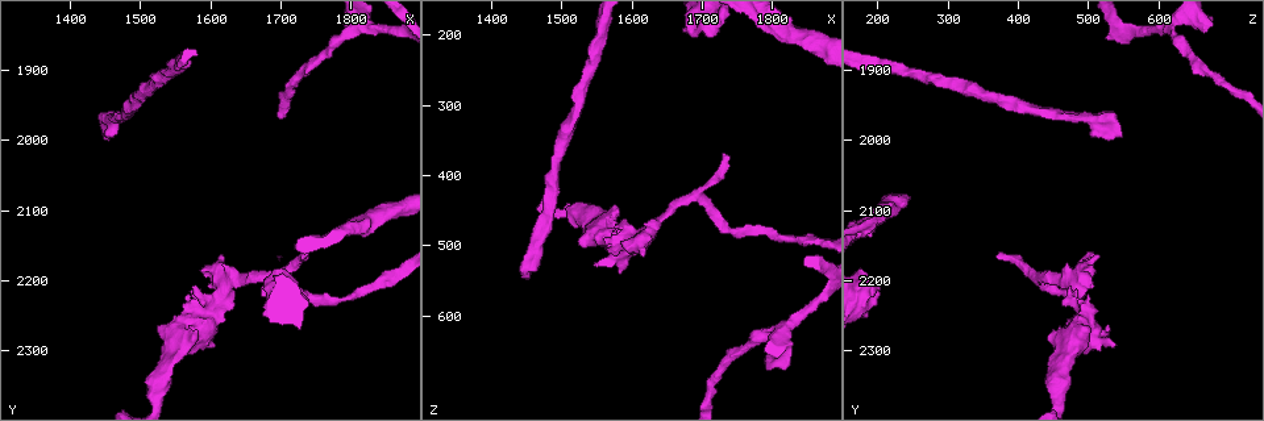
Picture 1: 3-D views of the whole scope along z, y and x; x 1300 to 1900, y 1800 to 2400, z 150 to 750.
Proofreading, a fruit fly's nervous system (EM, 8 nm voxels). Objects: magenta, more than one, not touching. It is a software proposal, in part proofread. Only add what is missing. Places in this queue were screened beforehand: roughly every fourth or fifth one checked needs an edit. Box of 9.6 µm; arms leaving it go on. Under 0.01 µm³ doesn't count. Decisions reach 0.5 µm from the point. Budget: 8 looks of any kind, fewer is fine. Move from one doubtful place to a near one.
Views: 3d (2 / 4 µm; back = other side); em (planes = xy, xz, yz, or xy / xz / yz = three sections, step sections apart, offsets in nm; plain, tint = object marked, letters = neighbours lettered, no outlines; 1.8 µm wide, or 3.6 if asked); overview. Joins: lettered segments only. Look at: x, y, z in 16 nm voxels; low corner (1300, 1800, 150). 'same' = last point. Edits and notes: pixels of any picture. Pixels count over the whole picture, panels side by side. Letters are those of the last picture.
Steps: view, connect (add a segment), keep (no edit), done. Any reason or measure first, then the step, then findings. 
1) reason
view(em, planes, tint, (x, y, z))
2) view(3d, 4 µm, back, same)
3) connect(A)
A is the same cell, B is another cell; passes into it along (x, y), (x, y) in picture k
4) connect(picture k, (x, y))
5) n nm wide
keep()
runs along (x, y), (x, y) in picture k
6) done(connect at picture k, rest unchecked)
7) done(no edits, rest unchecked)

an open end
view(em, planes, letters, (1790, 1840, 675))

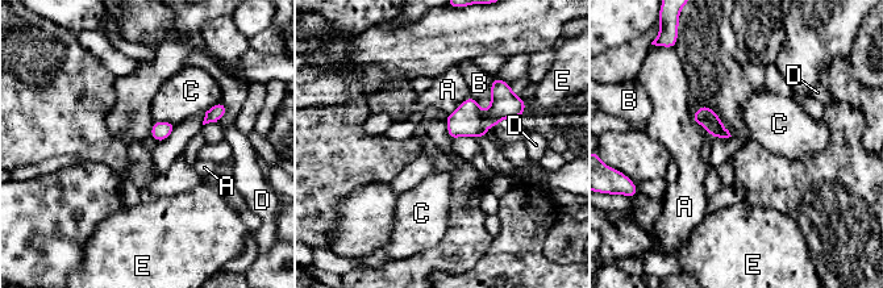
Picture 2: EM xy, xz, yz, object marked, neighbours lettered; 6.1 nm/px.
keep()
A, B, C, D and E are other cells; border along (153, 121), (171, 121), (176, 125) in picture 2; no lettered segment goes on from it

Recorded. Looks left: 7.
view(3d, 2 µm, (1610, 2185, 500))

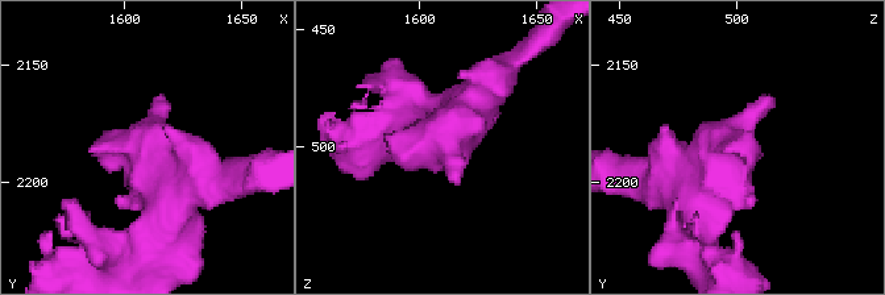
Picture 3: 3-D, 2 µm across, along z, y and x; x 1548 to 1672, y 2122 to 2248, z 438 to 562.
arms of 240, 280 nm; shape alone is not enough
view(em, planes, letters, (1610, 2182, 497))

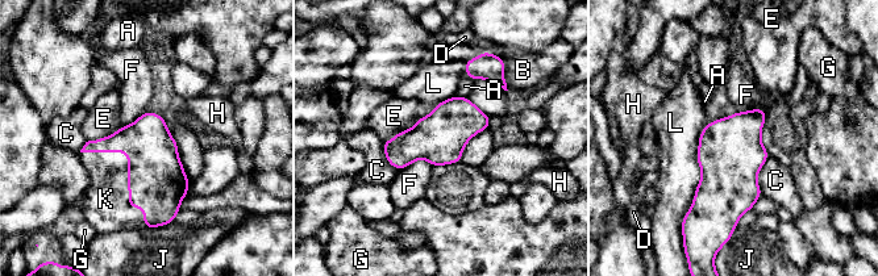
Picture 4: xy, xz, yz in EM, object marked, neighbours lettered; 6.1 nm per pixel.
connect(K)
K is the same cell, A, B, C, D, E, F, G, H, J and L are other cells; the neuron continues

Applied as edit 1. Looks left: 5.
free end
view(em, xz, step 8, tint, (1450, 1990, 550))

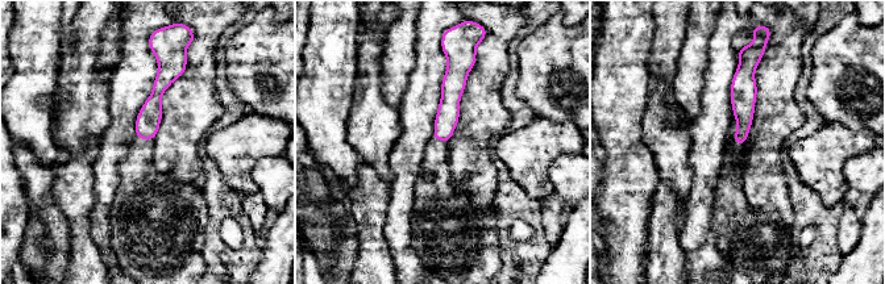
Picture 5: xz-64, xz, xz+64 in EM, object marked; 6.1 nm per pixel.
view(em, planes, letters, same)

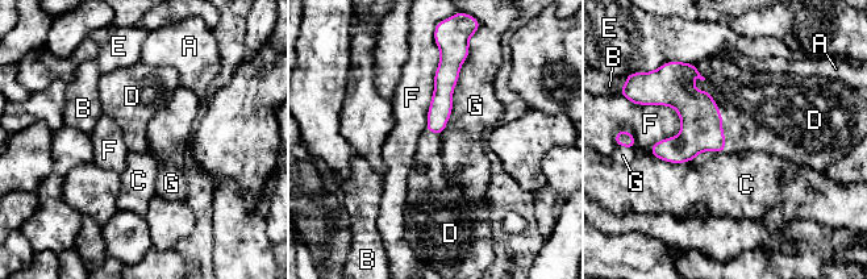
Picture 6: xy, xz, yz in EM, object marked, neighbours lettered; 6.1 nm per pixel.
connect(D)
D is the same cell, A, B, C, E, F and G are other cells; passes into it along (701, 130), (721, 120), (761, 111) in picture 6; it goes on there

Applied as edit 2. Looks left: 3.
done(connect at picture 4, connect at picture 6, rest unchecked)

